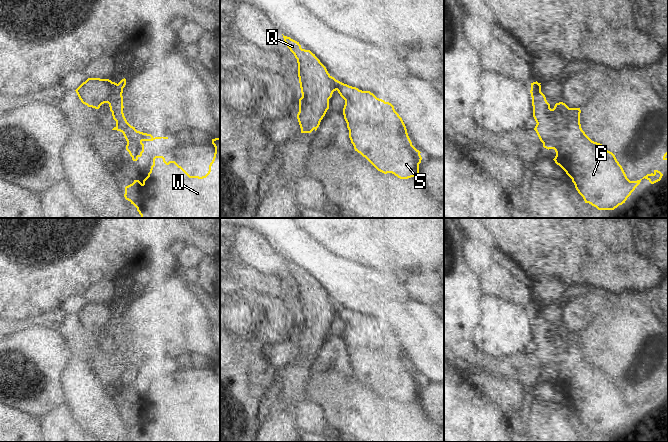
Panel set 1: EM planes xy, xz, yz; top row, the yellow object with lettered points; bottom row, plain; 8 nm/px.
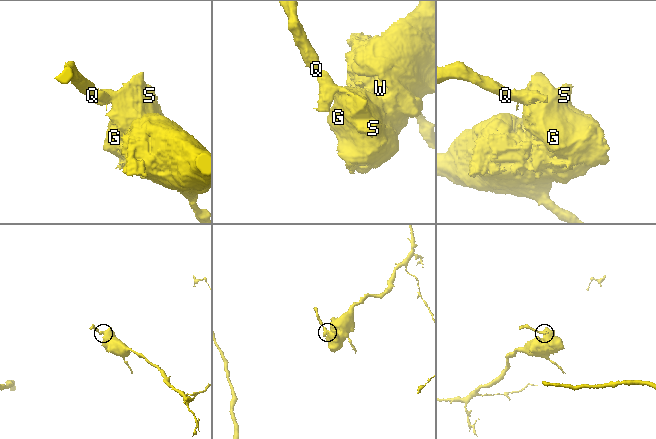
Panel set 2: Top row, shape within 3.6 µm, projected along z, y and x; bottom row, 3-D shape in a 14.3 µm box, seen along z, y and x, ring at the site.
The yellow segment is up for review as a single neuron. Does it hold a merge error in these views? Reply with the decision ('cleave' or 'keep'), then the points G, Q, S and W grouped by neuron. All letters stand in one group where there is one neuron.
cleave | G S W / Q

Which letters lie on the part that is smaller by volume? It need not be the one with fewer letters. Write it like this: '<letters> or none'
Q.

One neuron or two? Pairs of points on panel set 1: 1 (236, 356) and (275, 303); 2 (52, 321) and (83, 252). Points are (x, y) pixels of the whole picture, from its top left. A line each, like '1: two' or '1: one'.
1: one
2: two

